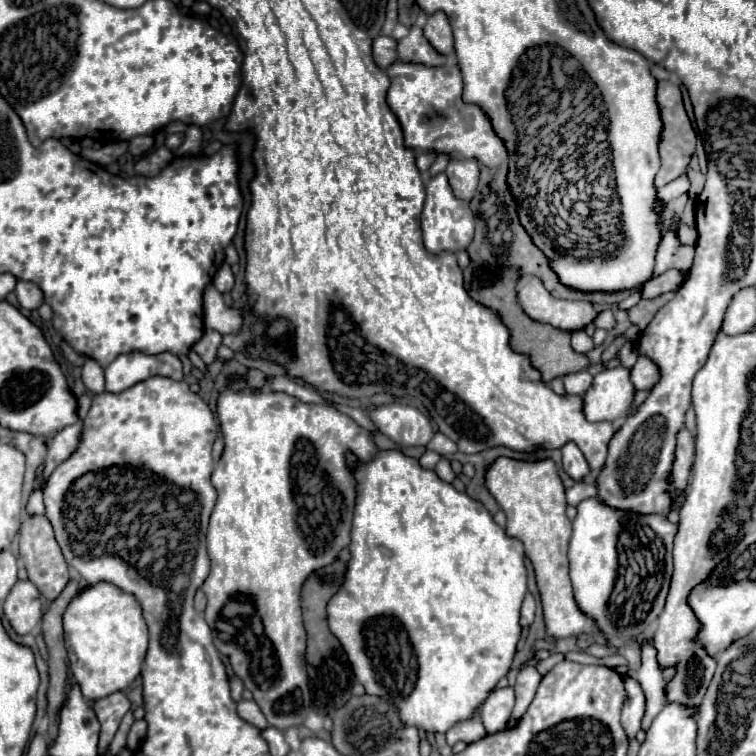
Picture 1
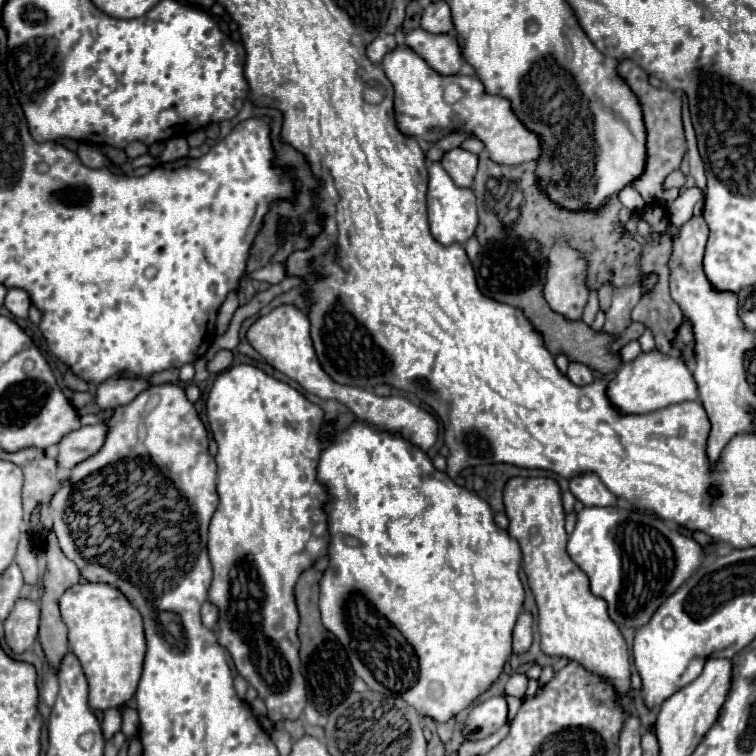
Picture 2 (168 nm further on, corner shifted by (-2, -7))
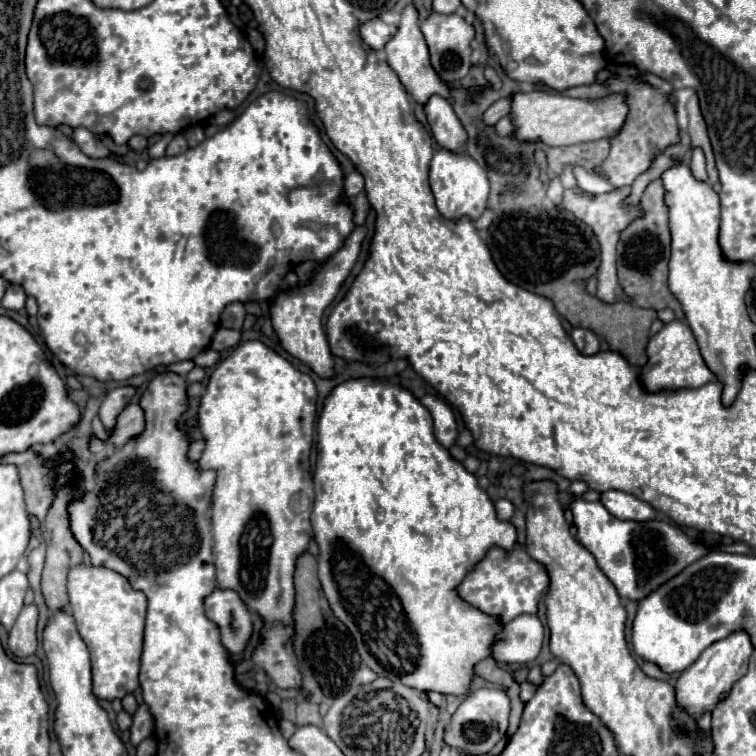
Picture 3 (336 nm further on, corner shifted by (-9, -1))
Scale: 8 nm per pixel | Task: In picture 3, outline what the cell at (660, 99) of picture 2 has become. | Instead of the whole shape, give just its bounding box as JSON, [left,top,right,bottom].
[564,66,680,186]

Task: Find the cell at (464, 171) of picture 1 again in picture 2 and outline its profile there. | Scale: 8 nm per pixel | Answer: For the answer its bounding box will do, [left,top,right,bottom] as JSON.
[441,148,477,186]

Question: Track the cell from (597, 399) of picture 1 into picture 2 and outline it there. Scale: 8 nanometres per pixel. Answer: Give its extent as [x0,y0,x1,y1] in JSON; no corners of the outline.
[609,350,699,414]

